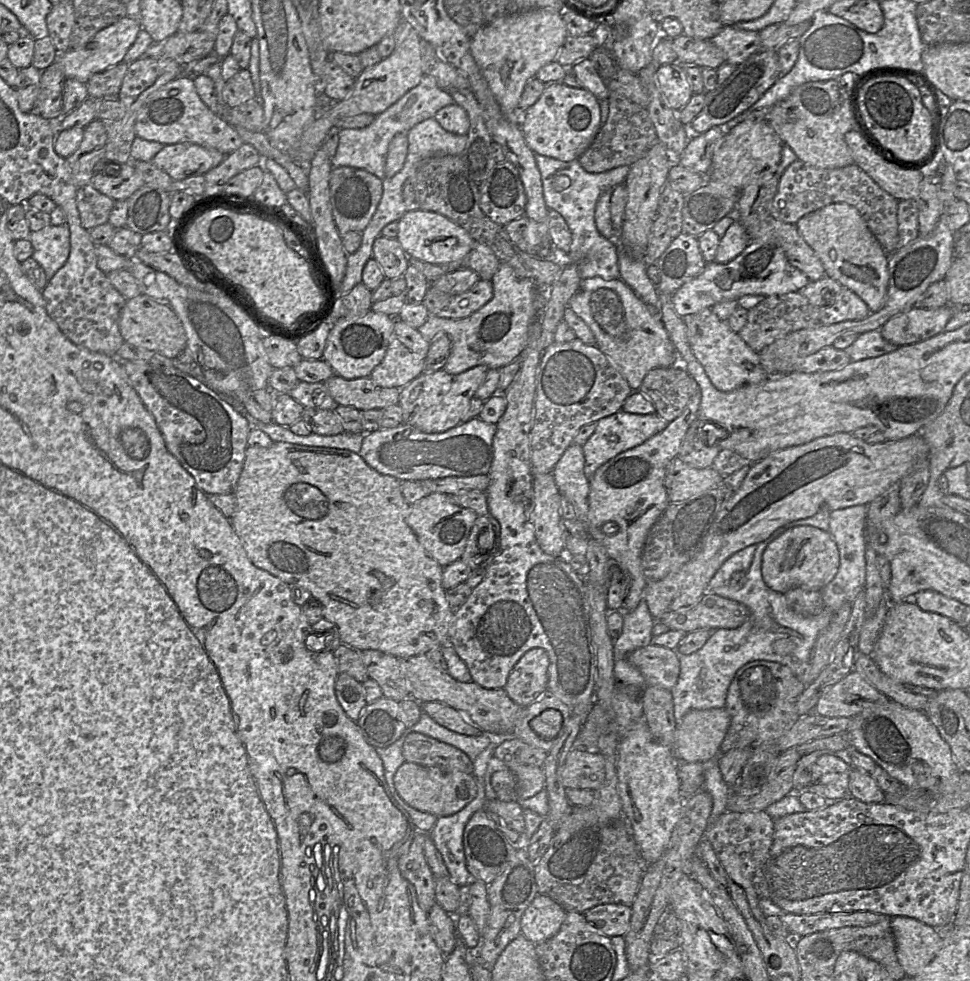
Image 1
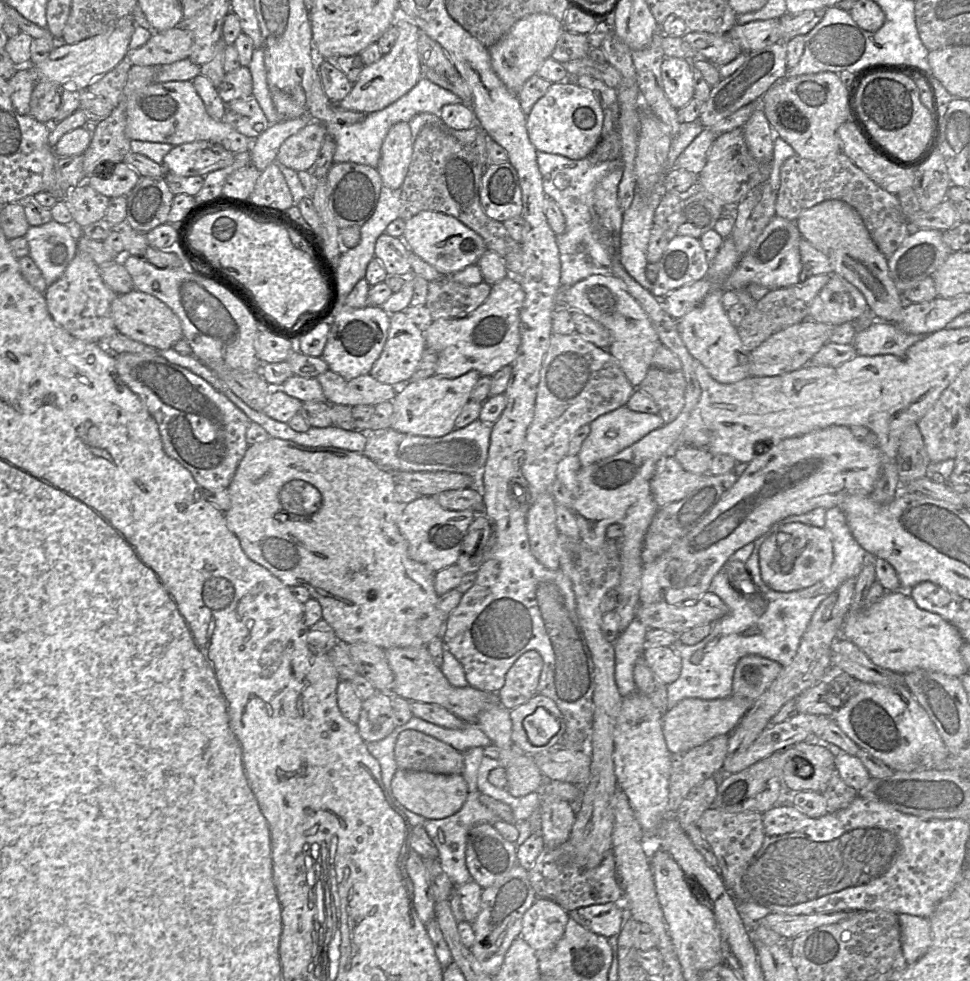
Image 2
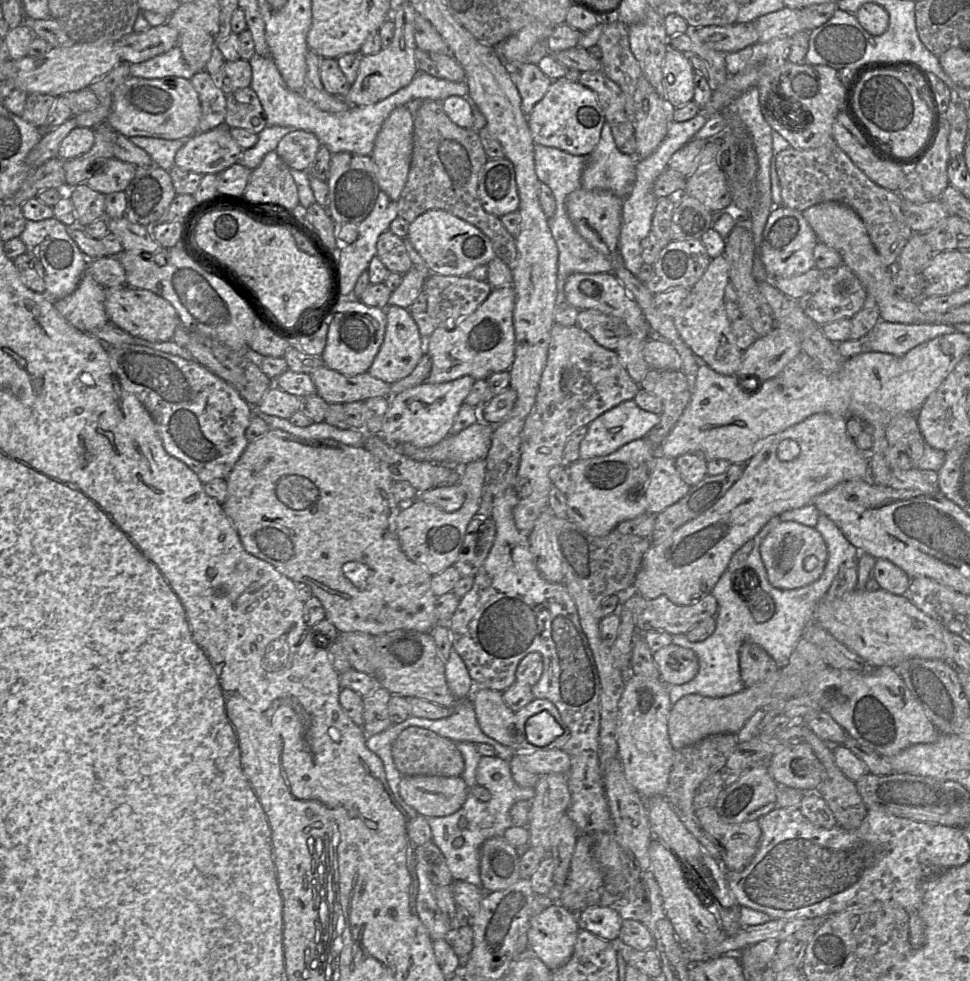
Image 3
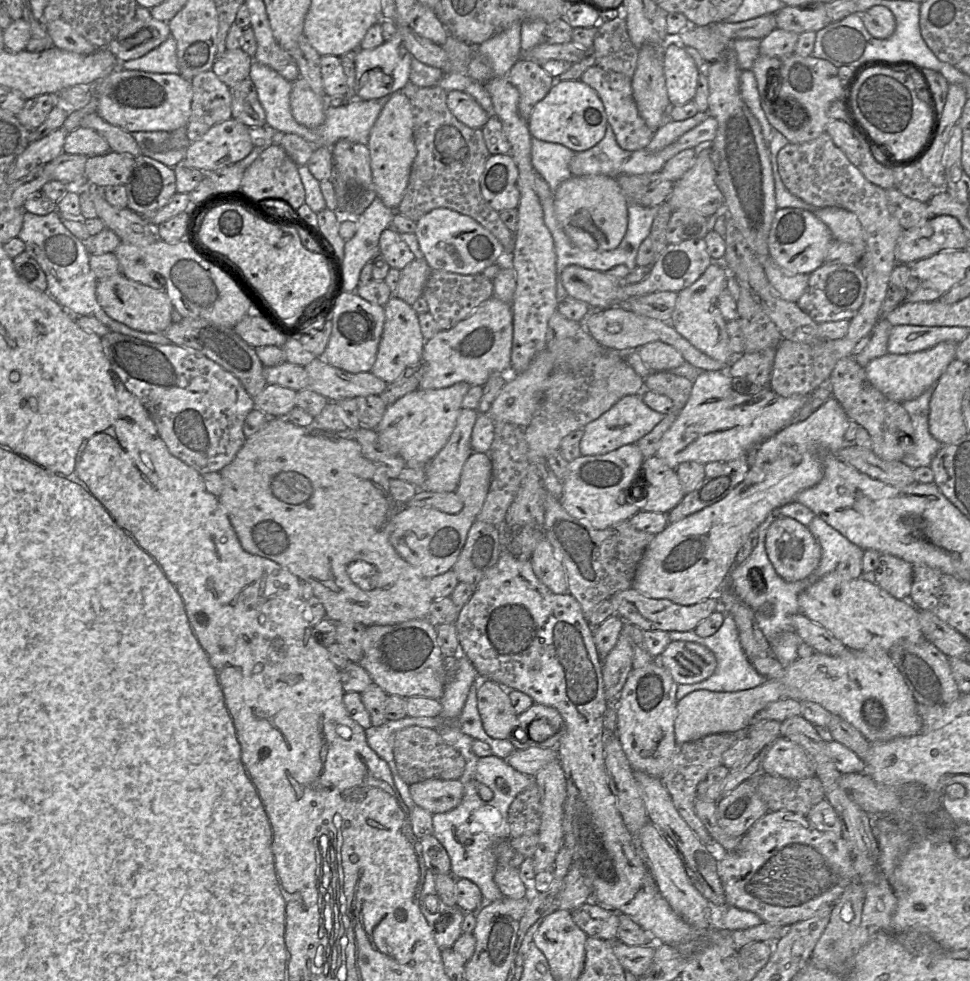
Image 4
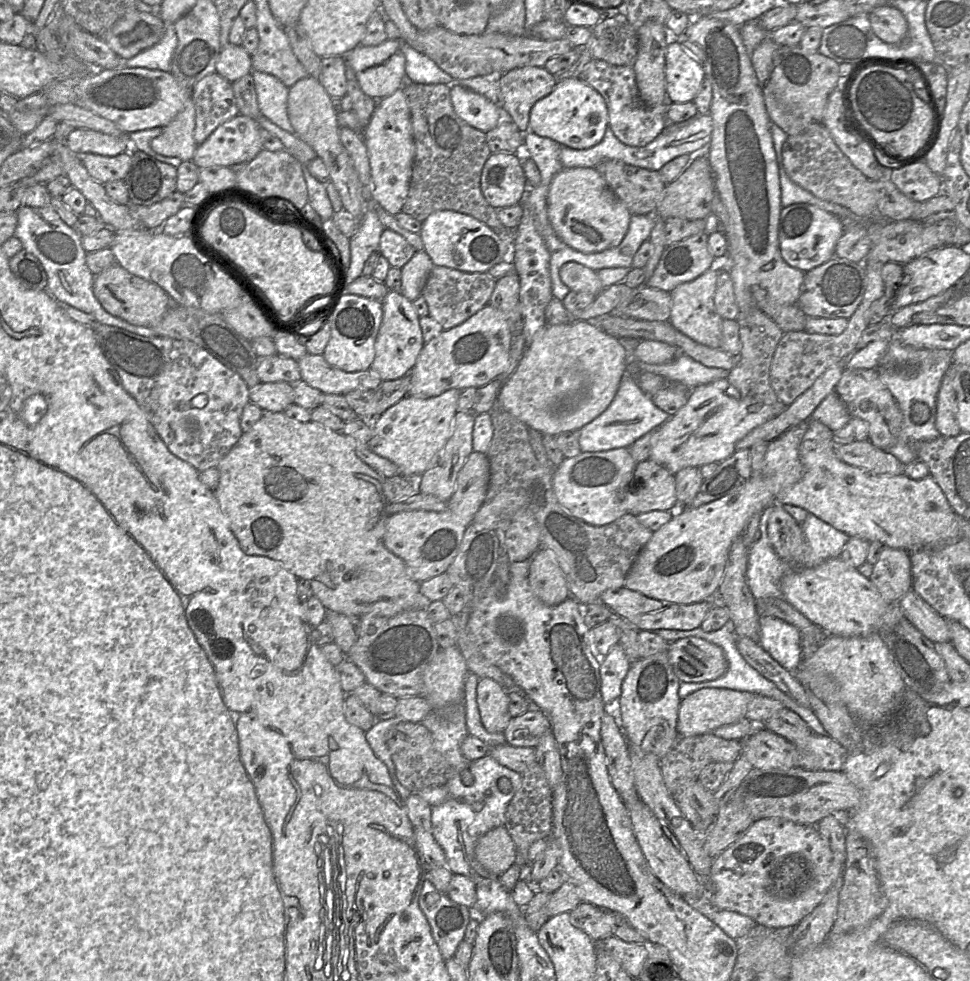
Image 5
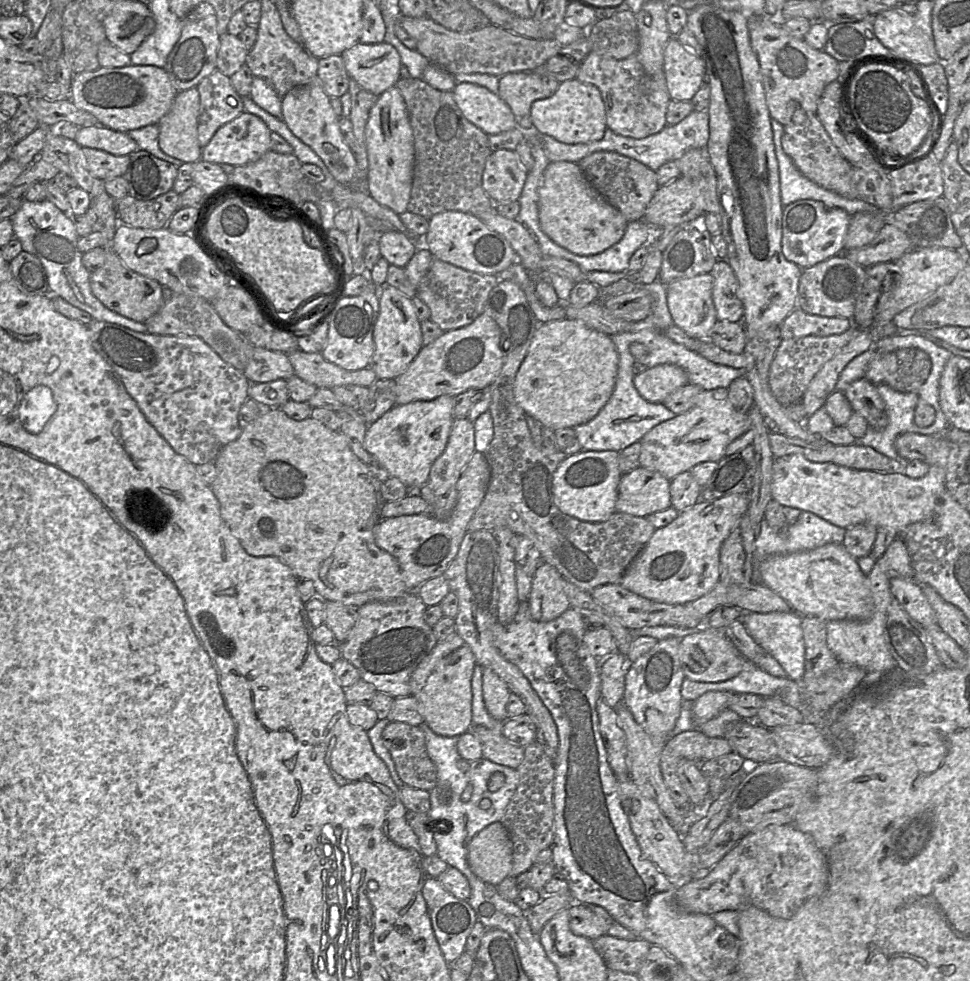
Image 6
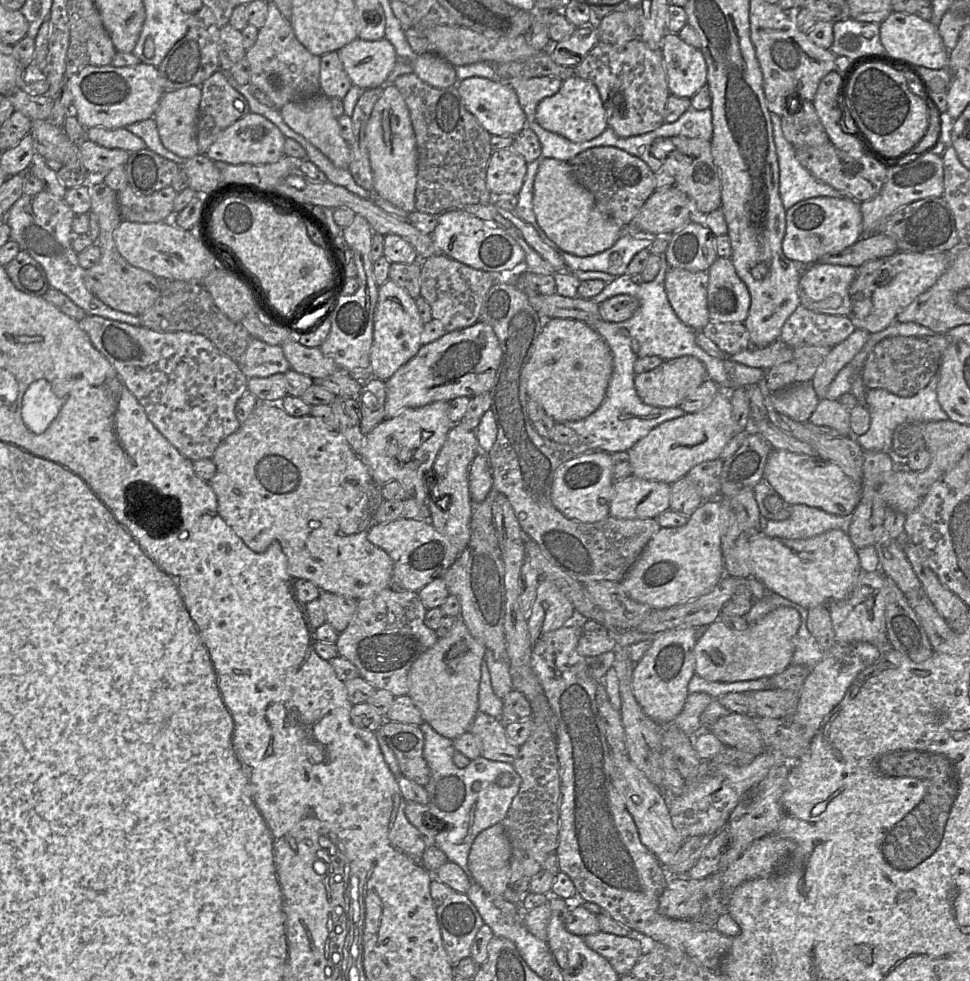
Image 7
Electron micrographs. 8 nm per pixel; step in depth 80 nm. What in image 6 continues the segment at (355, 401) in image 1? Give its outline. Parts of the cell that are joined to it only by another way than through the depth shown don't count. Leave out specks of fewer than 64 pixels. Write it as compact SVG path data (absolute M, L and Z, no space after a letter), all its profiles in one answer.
M297 349L287 355L295 375L317 388L332 389L343 385L369 388L377 380L376 373L370 366L349 371L327 361L321 353L308 353Z

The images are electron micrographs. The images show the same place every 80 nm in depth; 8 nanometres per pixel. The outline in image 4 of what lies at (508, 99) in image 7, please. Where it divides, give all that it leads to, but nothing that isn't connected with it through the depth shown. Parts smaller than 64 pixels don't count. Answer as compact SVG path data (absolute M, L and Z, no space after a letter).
M465 91L448 92L447 106L460 122L470 128L481 129L491 116L473 96Z

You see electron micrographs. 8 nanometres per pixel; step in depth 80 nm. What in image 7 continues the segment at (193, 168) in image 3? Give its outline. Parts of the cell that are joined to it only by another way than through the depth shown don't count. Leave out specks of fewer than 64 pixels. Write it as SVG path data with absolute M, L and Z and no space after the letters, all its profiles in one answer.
M249 112L224 129L210 145L205 155L214 162L233 165L275 163L285 155L285 139L279 128L270 120L260 114Z

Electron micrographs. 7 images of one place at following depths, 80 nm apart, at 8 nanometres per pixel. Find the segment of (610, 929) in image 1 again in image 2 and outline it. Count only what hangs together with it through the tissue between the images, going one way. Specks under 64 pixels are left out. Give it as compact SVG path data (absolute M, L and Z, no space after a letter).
M621 903L591 905L568 913L584 928L606 938L618 936L628 917Z

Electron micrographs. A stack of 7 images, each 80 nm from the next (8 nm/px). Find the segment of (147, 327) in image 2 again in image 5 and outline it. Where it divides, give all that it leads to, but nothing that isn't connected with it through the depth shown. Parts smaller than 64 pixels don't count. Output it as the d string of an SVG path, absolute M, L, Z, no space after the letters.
M117 262L94 275L93 293L108 313L138 326L155 326L172 304L170 296L162 287L128 272Z

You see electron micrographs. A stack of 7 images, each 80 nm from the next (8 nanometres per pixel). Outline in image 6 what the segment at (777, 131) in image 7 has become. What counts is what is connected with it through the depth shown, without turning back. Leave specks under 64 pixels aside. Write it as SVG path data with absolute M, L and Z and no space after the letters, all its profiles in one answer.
M771 119L775 154L779 167L780 196L783 208L796 201L814 200L822 202L829 208L840 208L851 217L859 212L878 213L876 207L859 199L849 199L824 189L805 177L794 165L791 158L784 152L782 136L784 126Z

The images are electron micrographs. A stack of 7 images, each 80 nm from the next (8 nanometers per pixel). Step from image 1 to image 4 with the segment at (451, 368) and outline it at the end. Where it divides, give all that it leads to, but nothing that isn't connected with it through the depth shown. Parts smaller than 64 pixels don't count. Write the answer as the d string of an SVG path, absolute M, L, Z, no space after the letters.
M491 297L481 303L467 318L448 330L440 330L424 344L419 388L441 389L458 382L484 386L494 374L511 377L513 319L511 304Z

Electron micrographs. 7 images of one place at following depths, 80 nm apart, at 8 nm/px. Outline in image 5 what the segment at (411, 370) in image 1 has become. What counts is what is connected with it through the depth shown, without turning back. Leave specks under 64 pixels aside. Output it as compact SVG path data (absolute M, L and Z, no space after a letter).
M388 291L381 302L383 317L376 337L375 357L370 370L381 381L386 381L407 376L425 343L419 324L420 317L412 301L401 292Z

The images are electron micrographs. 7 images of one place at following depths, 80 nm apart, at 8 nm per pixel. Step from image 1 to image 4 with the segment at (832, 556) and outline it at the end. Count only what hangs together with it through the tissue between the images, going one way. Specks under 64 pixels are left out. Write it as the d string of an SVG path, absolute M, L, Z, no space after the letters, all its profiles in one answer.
M780 516L769 526L765 550L776 573L787 582L807 579L821 560L821 547L809 528L790 517Z

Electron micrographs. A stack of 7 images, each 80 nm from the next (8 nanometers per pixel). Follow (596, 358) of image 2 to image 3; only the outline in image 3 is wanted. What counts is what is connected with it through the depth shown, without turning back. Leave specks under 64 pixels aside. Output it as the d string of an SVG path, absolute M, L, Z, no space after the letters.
M553 324L536 401L521 434L521 459L515 479L518 503L513 515L522 534L529 537L536 520L548 508L552 485L549 472L556 465L566 464L563 451L568 437L606 411L634 399L639 389L615 351L600 346L578 325Z

